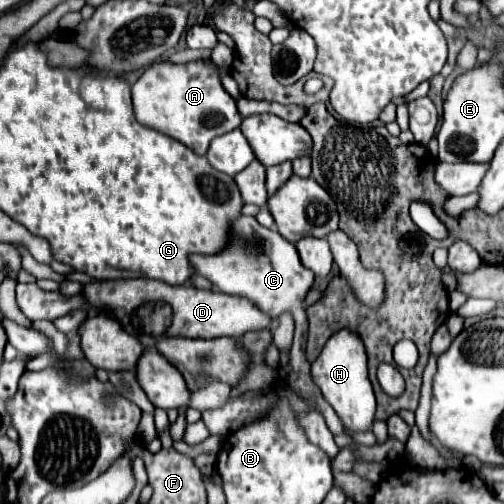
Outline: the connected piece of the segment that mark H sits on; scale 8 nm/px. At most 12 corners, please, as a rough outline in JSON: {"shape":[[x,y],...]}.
{"shape":[[336,332],[314,382],[352,432],[376,412],[364,342]]}

